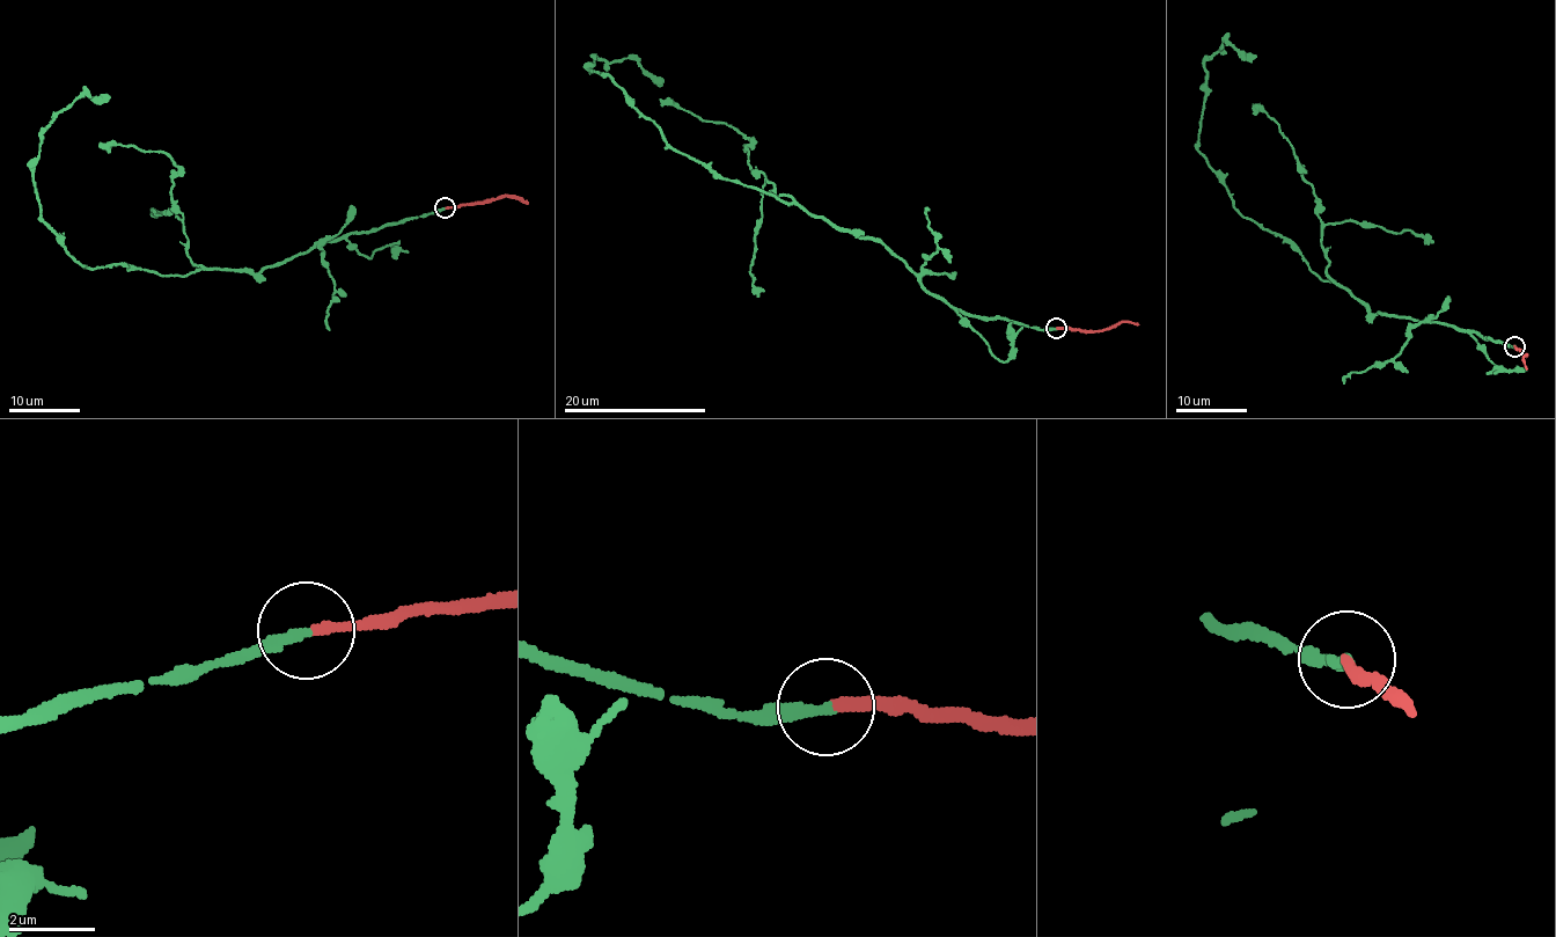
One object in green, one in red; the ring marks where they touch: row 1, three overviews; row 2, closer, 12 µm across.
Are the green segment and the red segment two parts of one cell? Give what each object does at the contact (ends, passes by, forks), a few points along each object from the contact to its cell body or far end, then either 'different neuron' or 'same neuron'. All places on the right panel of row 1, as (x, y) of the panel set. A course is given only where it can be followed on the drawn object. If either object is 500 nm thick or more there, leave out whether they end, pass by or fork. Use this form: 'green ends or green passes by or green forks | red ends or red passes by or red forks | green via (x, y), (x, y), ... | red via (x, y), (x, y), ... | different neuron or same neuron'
green ends | red ends | green via (1514, 345), (1372, 313), (1233, 206), (1198, 149), (1205, 63), (1223, 42), (1253, 59) | red via (1514, 346), (1526, 357), (1526, 370) | same neuron

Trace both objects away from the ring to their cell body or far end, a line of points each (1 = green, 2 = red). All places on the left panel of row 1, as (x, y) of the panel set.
1: (445, 207), (255, 273), (93, 270), (45, 222), (34, 159), (76, 100), (110, 97)
2: (446, 207), (506, 196), (520, 197), (527, 204)

